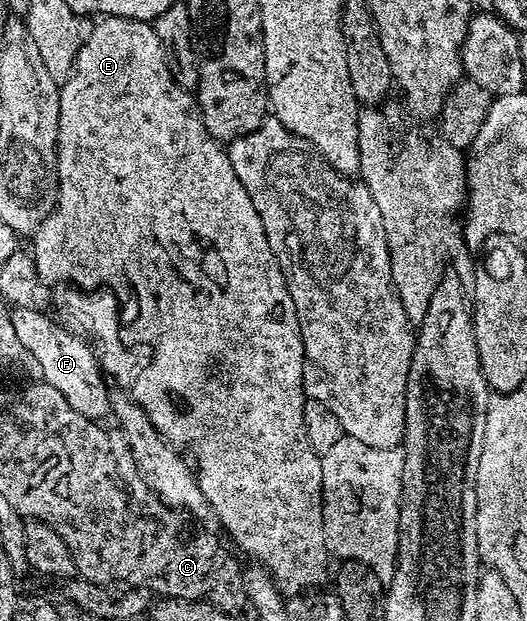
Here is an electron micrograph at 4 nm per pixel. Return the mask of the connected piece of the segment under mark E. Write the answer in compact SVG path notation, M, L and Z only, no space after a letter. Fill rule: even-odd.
M107 16L101 17L97 22L100 23L97 26L93 25L89 29L88 38L82 44L82 48L78 52L76 59L73 60L70 76L60 86L60 115L58 116L58 140L56 141L56 206L53 207L48 219L36 229L36 233L31 235L30 238L30 242L32 242L30 253L36 265L37 276L47 275L48 280L51 277L56 283L71 284L73 287L84 291L94 290L97 287L107 287L116 294L125 323L135 323L136 317L139 314L139 308L141 306L152 306L152 302L156 302L156 326L160 326L160 330L156 330L156 334L160 334L160 338L156 338L156 348L150 352L152 363L144 371L141 369L137 373L136 382L130 387L132 401L138 403L148 413L150 424L163 436L164 441L169 442L177 448L183 448L185 451L188 449L192 453L190 462L194 467L196 483L202 488L202 496L206 496L209 511L214 515L214 518L216 514L217 520L224 525L225 532L236 541L237 547L235 546L235 549L237 551L245 550L252 557L252 560L255 560L263 569L267 570L272 575L272 582L279 588L281 594L285 596L303 595L305 592L311 591L308 590L311 586L316 586L323 580L324 573L328 570L330 555L327 546L324 544L324 497L322 496L321 455L316 454L314 448L310 448L310 440L306 440L306 424L304 423L304 403L306 399L304 396L304 381L302 380L304 345L302 344L294 300L290 300L288 285L284 283L284 273L274 256L274 252L270 248L268 237L262 228L262 220L254 208L254 200L250 200L246 188L242 188L242 180L238 180L238 176L230 164L227 149L221 143L217 142L216 139L212 138L210 132L206 132L206 124L199 116L195 97L189 91L182 89L170 76L170 68L166 64L166 56L162 52L162 44L158 44L155 25L152 22L139 22L133 18L110 18Z

